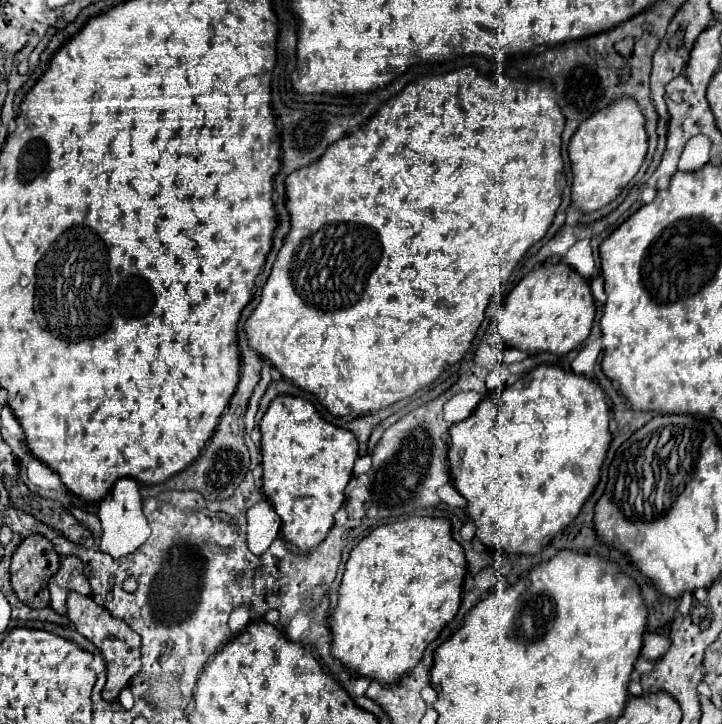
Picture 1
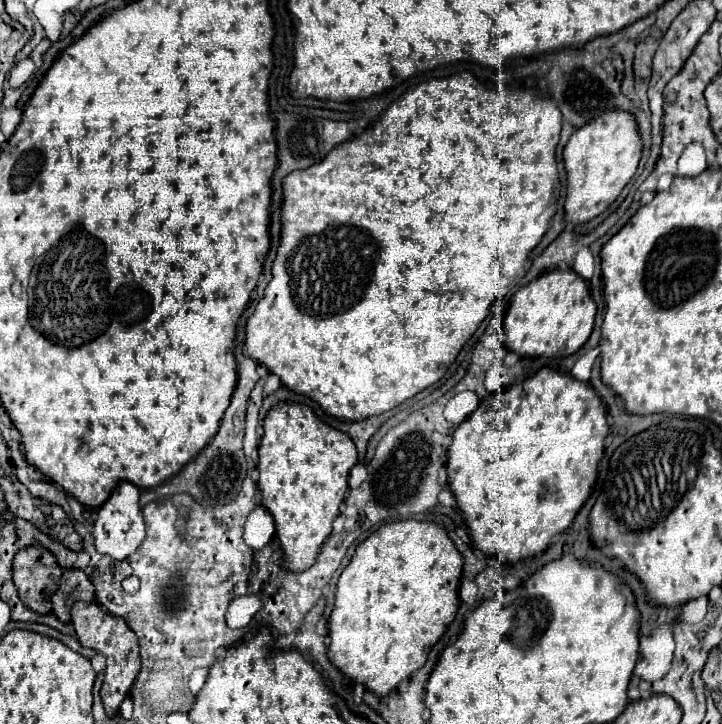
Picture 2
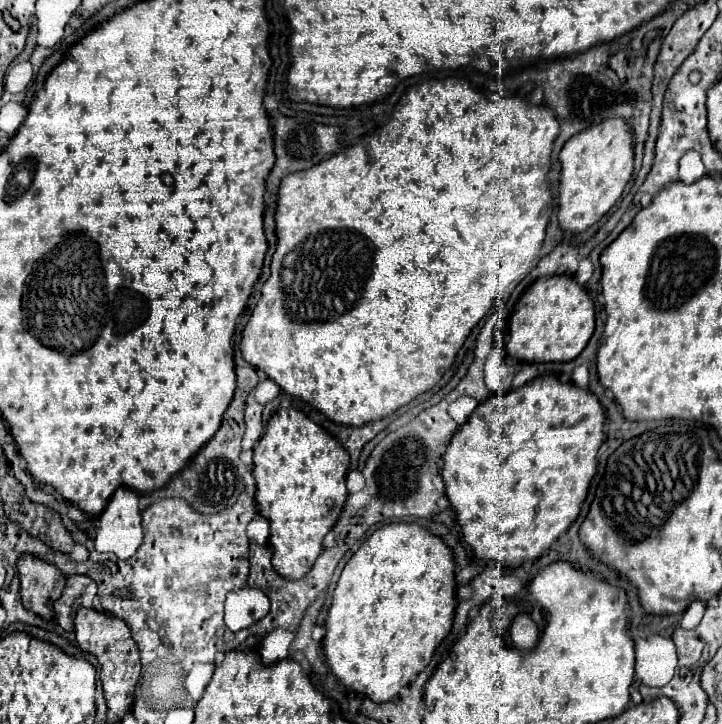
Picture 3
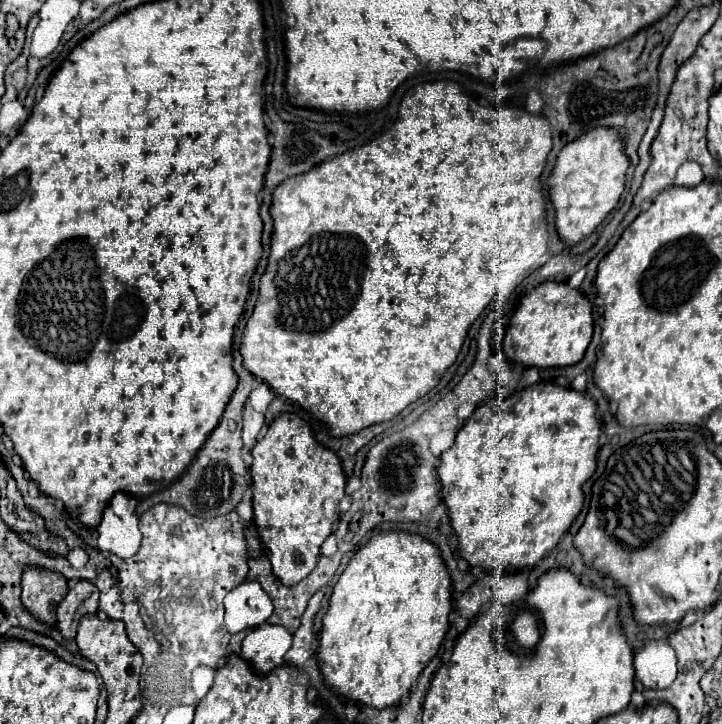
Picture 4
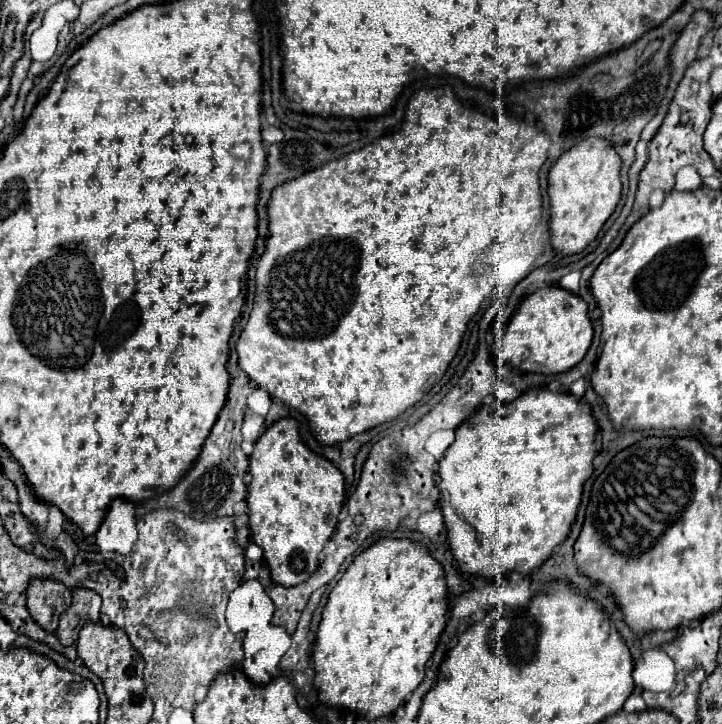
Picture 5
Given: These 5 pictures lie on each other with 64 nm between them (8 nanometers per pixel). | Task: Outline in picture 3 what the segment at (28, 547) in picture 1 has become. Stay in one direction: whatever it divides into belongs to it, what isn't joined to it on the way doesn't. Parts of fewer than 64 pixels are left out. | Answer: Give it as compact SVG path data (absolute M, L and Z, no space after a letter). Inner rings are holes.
M24 554L18 558L18 578L20 578L20 598L22 604L46 618L54 618L52 604L60 598L60 592L64 588L64 574L50 562L34 556Z

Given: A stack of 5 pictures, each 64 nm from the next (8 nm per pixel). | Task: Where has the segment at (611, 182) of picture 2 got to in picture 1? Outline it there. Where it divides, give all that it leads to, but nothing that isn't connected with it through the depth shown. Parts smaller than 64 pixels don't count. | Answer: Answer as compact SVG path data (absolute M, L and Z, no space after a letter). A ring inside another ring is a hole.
M620 96L618 100L608 104L608 108L594 112L574 132L568 154L574 172L572 204L582 212L594 212L612 202L636 176L648 154L646 118L638 102L632 96Z

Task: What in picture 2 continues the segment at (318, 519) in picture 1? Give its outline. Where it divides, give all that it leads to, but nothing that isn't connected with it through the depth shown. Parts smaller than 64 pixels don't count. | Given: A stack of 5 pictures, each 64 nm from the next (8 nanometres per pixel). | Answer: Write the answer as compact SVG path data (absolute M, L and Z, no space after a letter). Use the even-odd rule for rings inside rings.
M280 402L264 418L264 436L258 452L260 502L276 520L276 538L286 556L284 562L300 572L314 564L316 552L320 552L320 546L332 532L332 522L348 490L350 468L358 462L356 444L348 434L316 418L310 406Z

